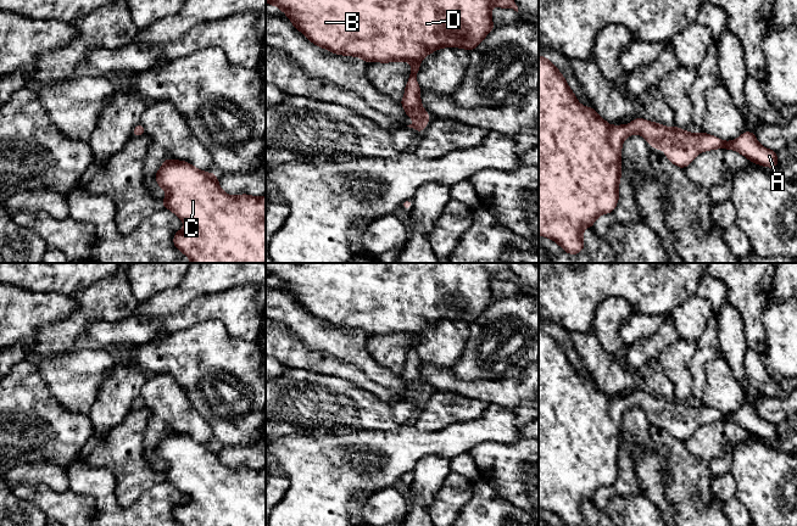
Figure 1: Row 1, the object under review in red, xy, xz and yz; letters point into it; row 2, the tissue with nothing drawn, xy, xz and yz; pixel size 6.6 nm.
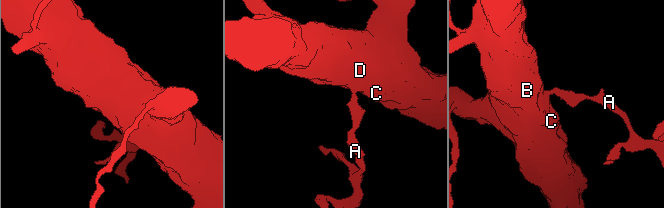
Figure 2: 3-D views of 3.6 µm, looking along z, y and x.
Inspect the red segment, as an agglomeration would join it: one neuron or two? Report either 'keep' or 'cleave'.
keep

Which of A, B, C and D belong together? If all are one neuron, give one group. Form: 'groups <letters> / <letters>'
groups A B C D

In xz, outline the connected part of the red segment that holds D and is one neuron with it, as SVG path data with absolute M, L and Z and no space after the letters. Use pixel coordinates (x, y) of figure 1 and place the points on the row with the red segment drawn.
M267 0L267 5L279 7L310 41L336 55L356 56L367 63L409 62L412 69L400 102L406 114L416 121L407 127L420 134L431 118L422 106L420 88L416 80L420 61L441 47L462 47L468 51L475 49L495 28L491 18L494 6L518 12L514 0Z

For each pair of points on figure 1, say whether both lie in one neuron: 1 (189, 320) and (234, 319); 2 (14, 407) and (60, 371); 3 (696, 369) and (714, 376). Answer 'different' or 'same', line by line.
1: same
2: different
3: different

